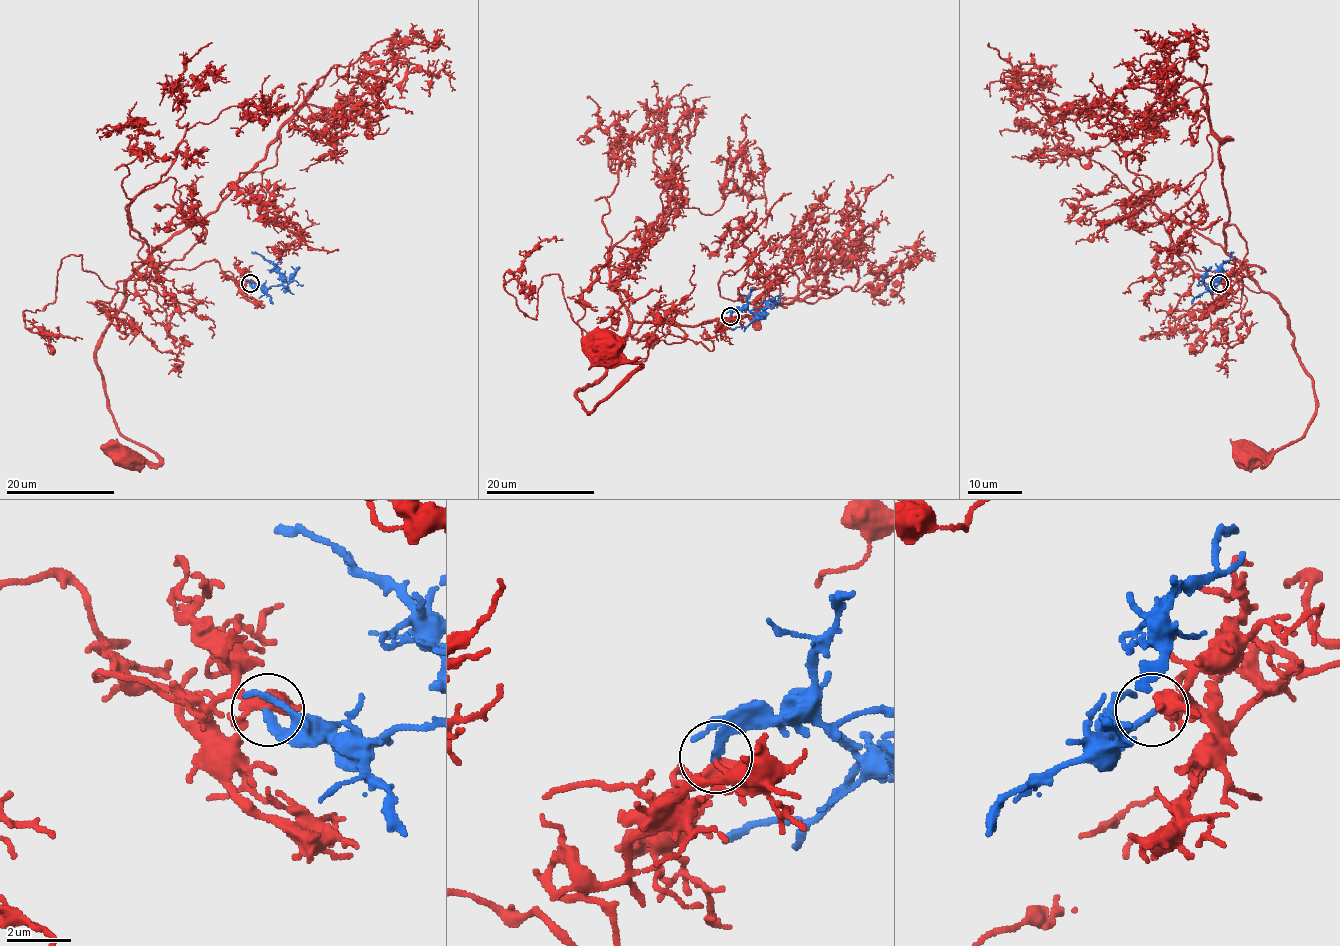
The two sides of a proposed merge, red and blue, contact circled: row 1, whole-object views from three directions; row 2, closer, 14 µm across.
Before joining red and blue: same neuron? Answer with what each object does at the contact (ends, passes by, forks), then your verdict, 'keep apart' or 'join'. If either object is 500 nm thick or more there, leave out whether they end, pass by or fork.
red forks | blue ends | join

